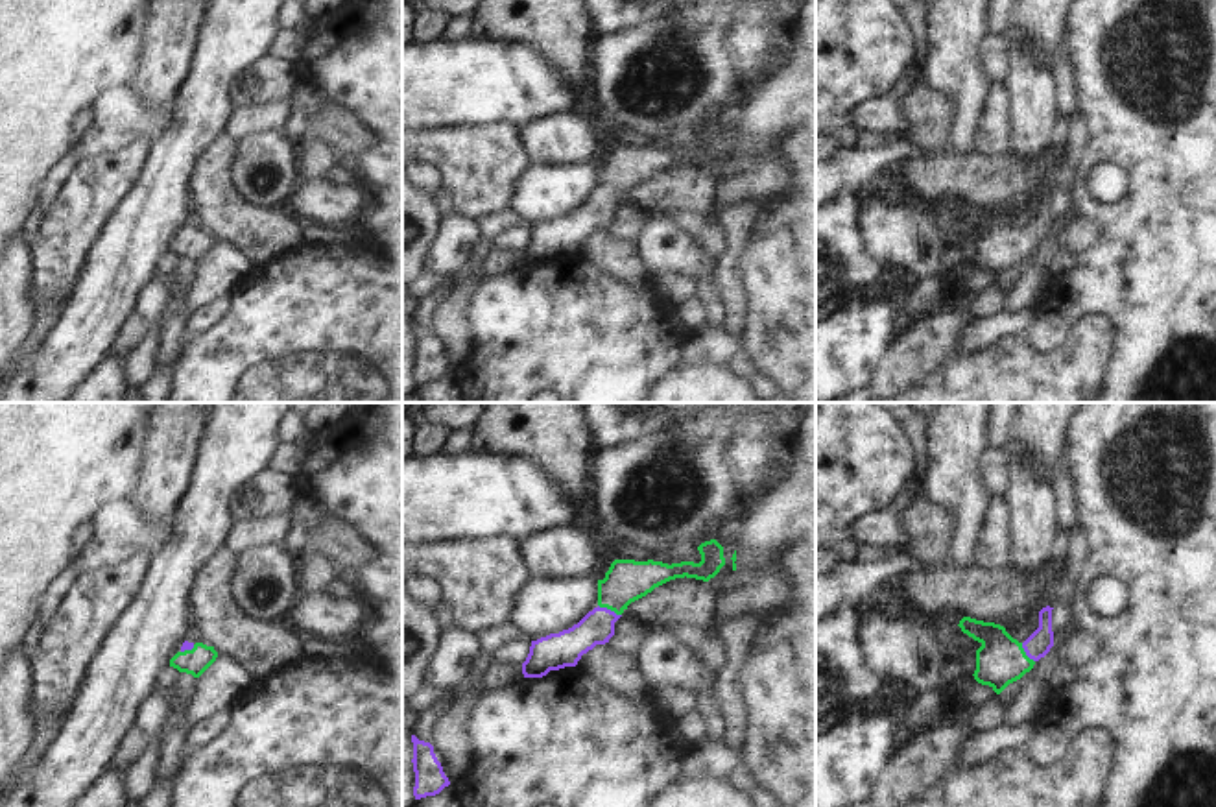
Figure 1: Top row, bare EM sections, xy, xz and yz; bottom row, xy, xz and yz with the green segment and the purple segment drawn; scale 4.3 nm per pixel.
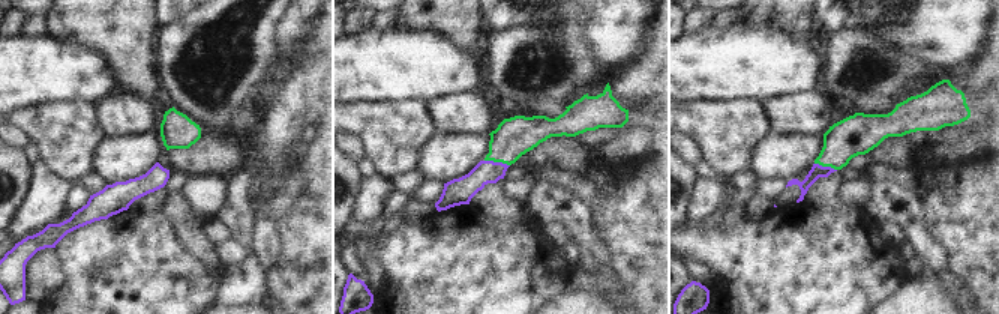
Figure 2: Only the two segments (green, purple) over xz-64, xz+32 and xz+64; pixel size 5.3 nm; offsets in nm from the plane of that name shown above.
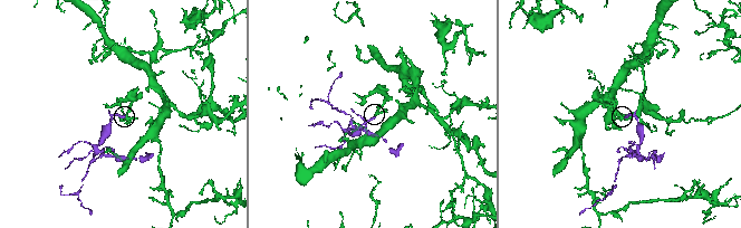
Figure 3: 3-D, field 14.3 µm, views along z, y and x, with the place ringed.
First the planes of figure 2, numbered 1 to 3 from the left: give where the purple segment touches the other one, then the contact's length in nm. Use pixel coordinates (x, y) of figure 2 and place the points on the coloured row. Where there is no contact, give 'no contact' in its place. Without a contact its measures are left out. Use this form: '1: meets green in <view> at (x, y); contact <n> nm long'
1: no contact
2: meets green in xz+32 at (497, 161); contact 140 nm long
3: meets green in xz+64 at (825, 166); contact 130 nm long

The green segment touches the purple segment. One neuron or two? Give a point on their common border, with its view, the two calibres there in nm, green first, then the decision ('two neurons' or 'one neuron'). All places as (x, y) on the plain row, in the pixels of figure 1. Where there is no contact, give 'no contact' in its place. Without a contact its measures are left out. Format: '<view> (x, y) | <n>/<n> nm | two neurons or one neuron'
xz (609, 194) | 190/150 nm | one neuron

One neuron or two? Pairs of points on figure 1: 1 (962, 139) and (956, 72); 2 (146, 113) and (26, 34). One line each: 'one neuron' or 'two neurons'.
1: one neuron
2: two neurons

